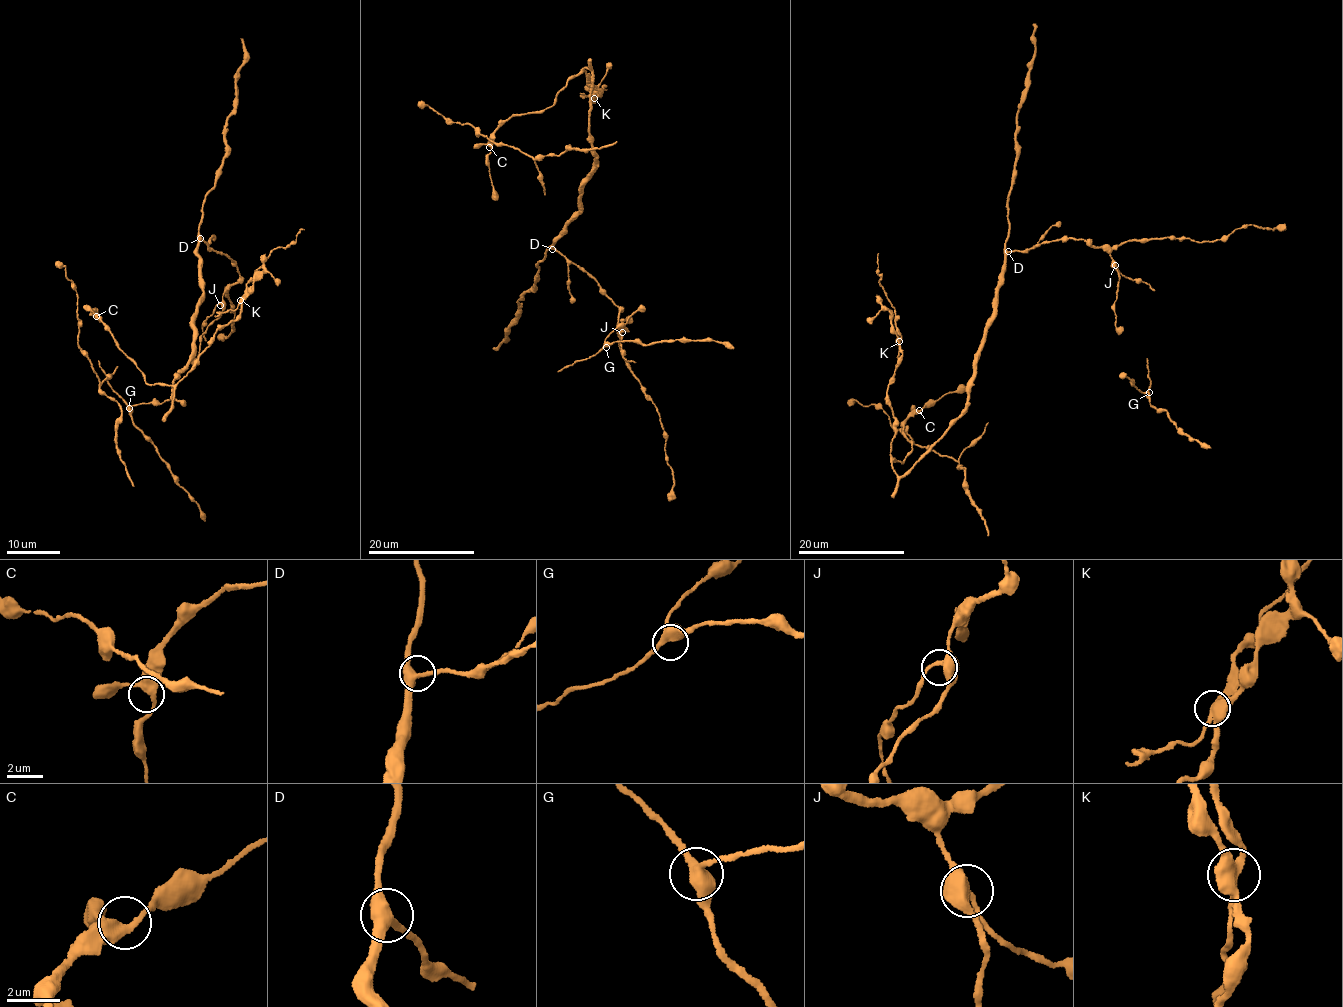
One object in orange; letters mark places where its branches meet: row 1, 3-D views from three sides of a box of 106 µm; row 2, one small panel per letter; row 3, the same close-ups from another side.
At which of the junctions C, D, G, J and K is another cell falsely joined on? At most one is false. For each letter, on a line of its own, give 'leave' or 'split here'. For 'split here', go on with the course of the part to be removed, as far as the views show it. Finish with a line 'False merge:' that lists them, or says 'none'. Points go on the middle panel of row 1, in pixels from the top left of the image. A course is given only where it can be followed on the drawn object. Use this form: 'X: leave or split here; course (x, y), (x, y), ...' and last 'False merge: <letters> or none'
C: leave
D: leave
G: leave
J: leave
K: split here; course (594, 99), (590, 101), (591, 92), (604, 86), (607, 89)
False merge: K

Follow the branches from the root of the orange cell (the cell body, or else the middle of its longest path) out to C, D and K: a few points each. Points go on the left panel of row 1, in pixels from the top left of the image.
C: (195, 319), (192, 358), (174, 381), (172, 406), (173, 387), (146, 382), (109, 327), (96, 316)
D: (195, 319), (202, 294), (198, 253), (200, 238)
K: (195, 319), (192, 358), (174, 381), (172, 406), (174, 386), (191, 370), (214, 333), (236, 319), (240, 299)

